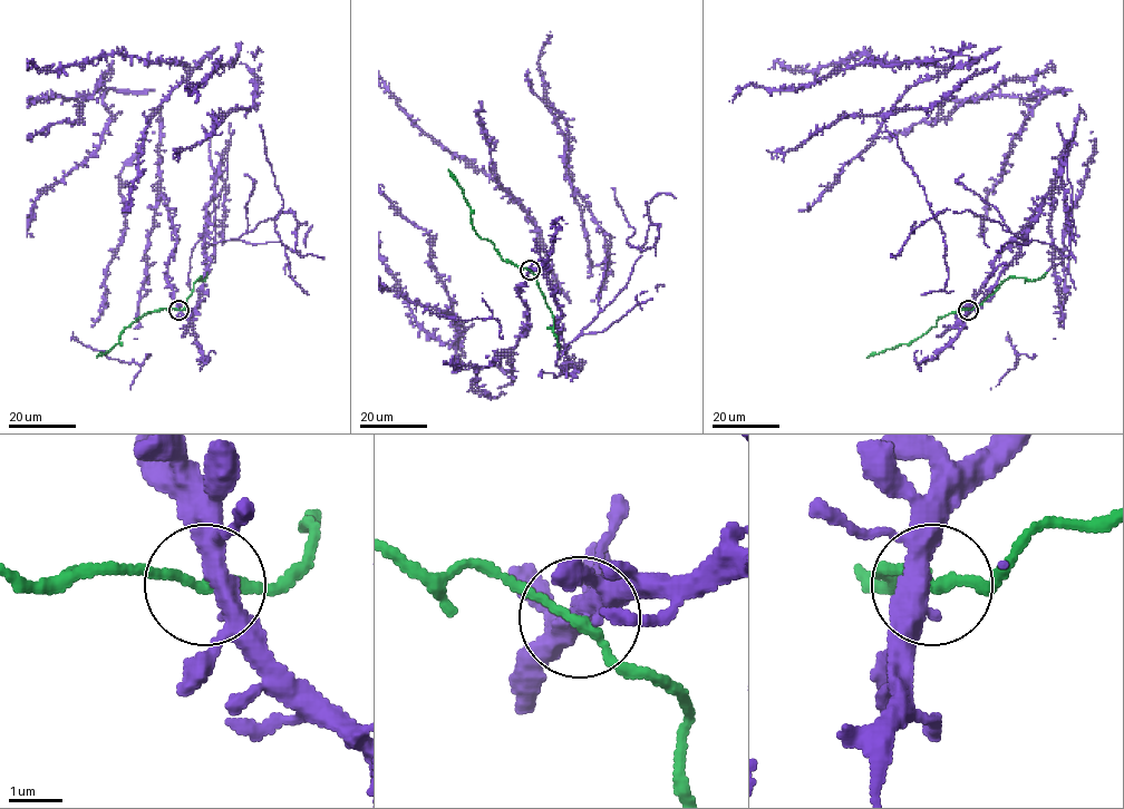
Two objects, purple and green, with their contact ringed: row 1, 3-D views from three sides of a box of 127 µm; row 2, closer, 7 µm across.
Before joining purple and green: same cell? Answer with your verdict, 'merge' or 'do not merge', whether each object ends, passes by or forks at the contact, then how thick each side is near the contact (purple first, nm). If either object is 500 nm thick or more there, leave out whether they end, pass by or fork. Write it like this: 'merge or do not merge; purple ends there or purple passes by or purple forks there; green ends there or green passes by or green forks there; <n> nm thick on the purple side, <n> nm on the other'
merge; purple forks there; green passes by; 340 nm thick on the purple side, 180 nm on the other

